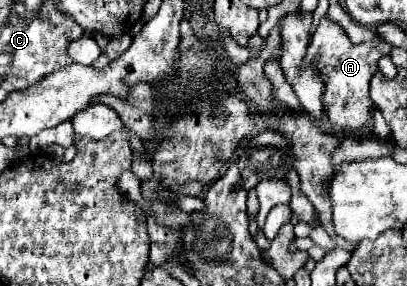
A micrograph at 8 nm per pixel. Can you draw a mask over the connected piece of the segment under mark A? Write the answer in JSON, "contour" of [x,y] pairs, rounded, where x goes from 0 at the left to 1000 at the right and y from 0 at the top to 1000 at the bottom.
{"contour":[[[803,56],[789,63],[764,126],[749,224],[784,196],[779,238],[799,287],[794,364],[818,434],[818,469],[877,469],[912,434],[912,392],[921,371],[907,350],[907,280],[916,252],[926,252],[926,210],[956,182],[961,161],[929,129],[909,147],[862,154],[862,140],[848,126],[848,105],[838,105],[828,77],[813,77]]]}

